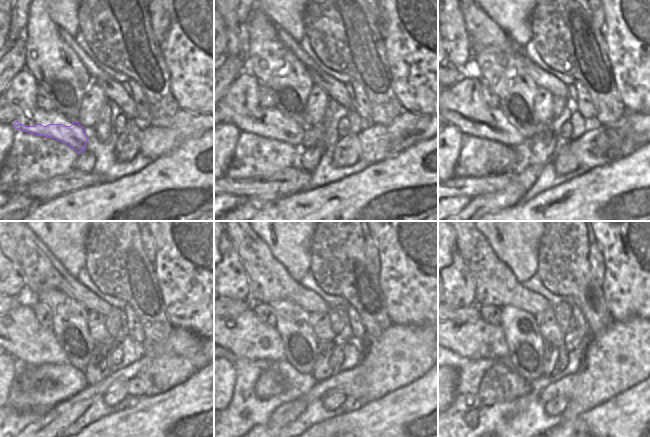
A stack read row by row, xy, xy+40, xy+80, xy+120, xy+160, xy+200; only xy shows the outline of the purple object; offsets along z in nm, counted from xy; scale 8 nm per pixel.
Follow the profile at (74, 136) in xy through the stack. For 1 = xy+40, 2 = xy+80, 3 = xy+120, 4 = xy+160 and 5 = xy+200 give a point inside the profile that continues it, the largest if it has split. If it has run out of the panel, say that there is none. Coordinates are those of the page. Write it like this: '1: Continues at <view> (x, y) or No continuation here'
1: Continues at xy+40 (294, 135)
2: Continues at xy+80 (511, 137)
3: Continues at xy+120 (36, 357)
4: Continues at xy+160 (262, 354)
5: Continues at xy+200 (458, 347).

